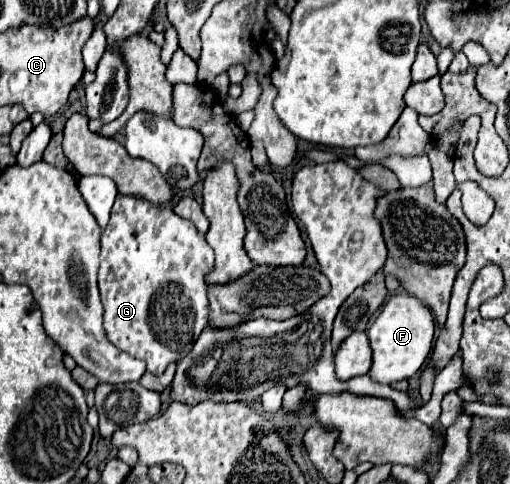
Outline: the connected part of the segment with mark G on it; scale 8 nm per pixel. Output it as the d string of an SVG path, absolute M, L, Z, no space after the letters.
M118 196L112 206L112 218L110 218L106 230L102 232L102 252L100 252L100 270L98 270L98 288L100 288L102 306L104 306L104 330L108 334L108 340L114 346L118 346L122 352L144 360L148 366L148 372L152 372L154 376L160 376L170 362L182 360L190 352L192 344L196 342L196 338L208 324L208 298L206 298L204 276L206 276L206 272L210 272L214 268L212 262L214 262L214 252L208 246L204 234L200 234L192 222L178 218L170 206L156 206L156 204L150 204L148 200L134 198L134 196Z

